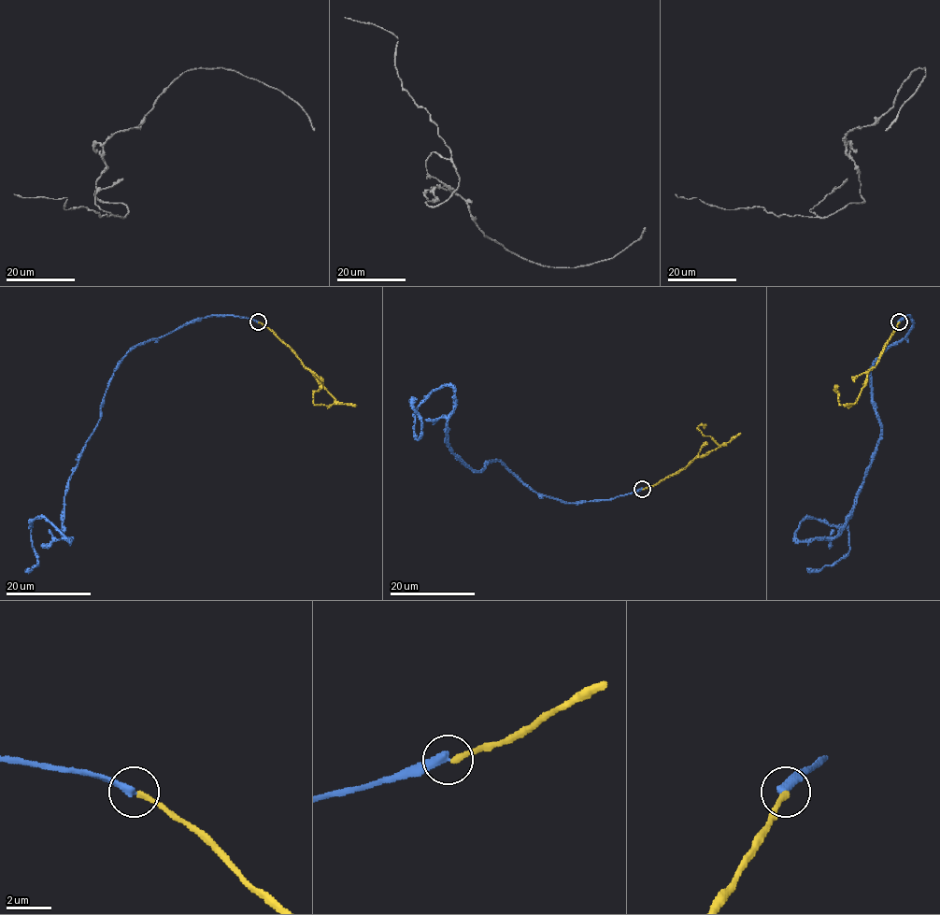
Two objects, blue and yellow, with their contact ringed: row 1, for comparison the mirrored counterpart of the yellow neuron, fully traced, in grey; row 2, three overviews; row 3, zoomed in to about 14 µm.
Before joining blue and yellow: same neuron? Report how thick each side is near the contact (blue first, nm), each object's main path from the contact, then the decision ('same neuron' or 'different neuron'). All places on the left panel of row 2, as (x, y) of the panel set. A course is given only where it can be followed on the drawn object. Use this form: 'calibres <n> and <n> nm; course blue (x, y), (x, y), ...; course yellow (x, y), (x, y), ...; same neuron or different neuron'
calibres 380 and 240 nm; course blue (258, 321), (190, 321), (118, 364), (69, 481), (70, 540), (35, 518), (27, 570); course yellow (258, 321), (270, 328), (290, 349), (334, 401), (329, 406), (316, 406), (314, 393), (322, 385); different neuron

